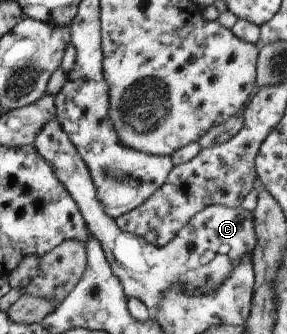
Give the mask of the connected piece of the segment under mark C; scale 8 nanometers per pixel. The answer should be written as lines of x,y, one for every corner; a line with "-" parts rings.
55,119
42,125
32,146
47,161
47,164
51,165
51,170
53,170
57,180
73,197
81,216
86,222
90,236
97,239
110,269
119,279
125,298
133,297
140,300
151,313
158,310
162,295
171,285
178,285
187,293
213,293
231,274
242,256
251,258
256,243
252,211
245,210
241,206
235,208
224,207
223,205
206,206
203,210
197,212
195,216
192,216
188,223
184,224
167,244
162,247
157,244
152,245
143,237
122,231
115,224
115,219
105,214
102,204
96,199
95,189
83,159
76,152
67,134
63,132
60,124

